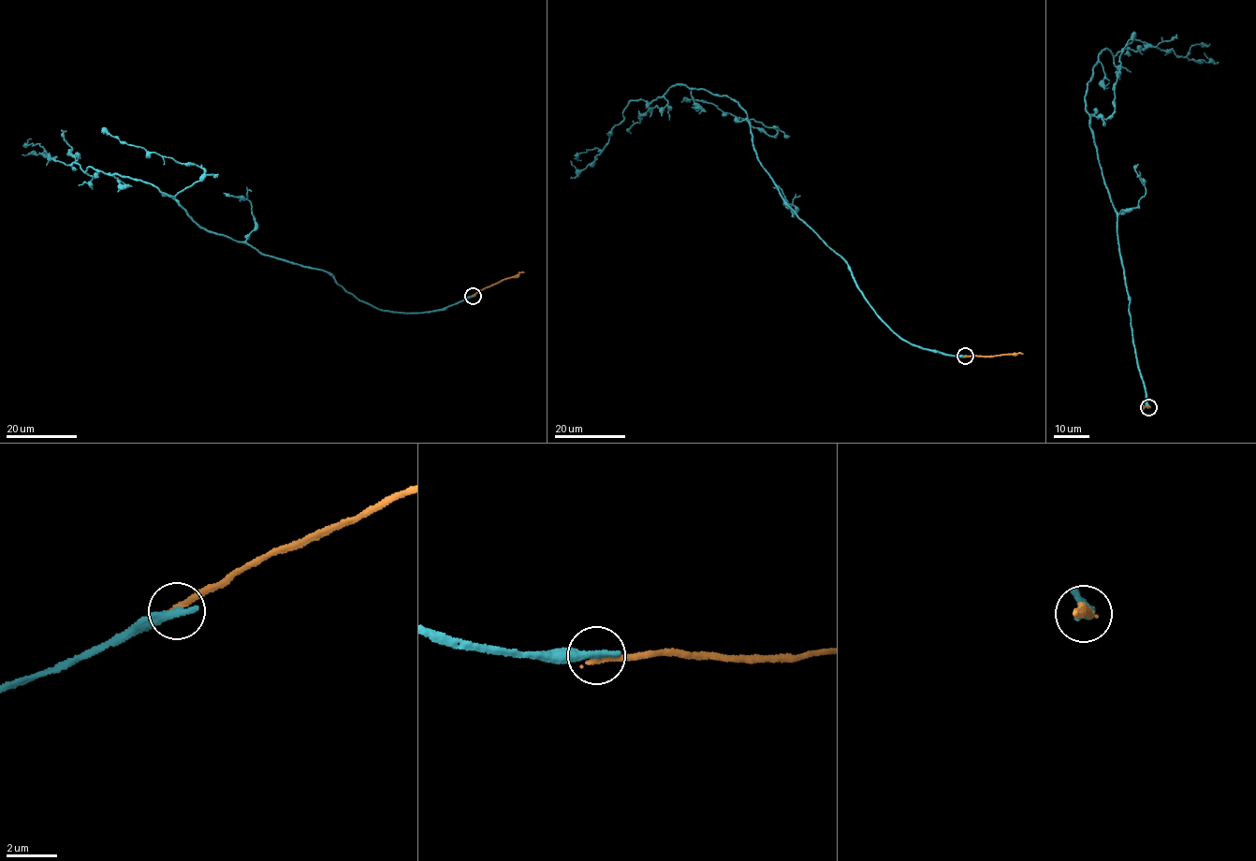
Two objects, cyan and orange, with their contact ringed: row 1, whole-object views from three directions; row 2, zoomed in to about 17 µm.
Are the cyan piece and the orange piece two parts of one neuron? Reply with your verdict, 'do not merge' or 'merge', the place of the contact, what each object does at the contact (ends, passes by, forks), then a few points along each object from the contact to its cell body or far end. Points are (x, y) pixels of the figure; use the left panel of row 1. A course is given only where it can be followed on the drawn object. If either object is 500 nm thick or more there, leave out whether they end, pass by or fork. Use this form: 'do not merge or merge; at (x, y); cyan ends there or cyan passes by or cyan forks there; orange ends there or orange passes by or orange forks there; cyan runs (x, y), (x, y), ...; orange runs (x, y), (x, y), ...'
do not merge; at (473, 296); cyan ends there; orange ends there; cyan runs (473, 296), (425, 312), (378, 309), (331, 274), (201, 226), (148, 183), (21, 154); orange runs (473, 295), (524, 272)

